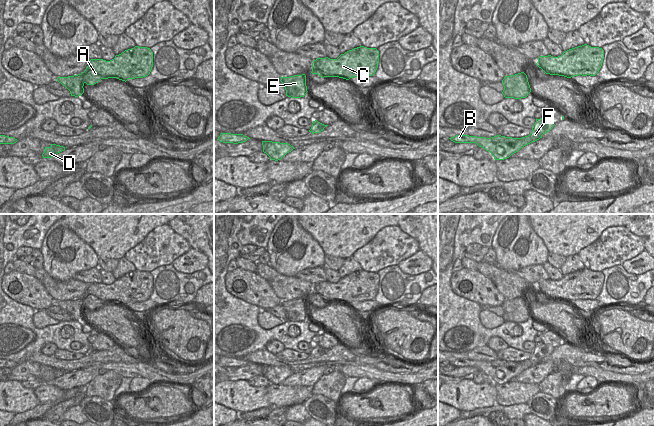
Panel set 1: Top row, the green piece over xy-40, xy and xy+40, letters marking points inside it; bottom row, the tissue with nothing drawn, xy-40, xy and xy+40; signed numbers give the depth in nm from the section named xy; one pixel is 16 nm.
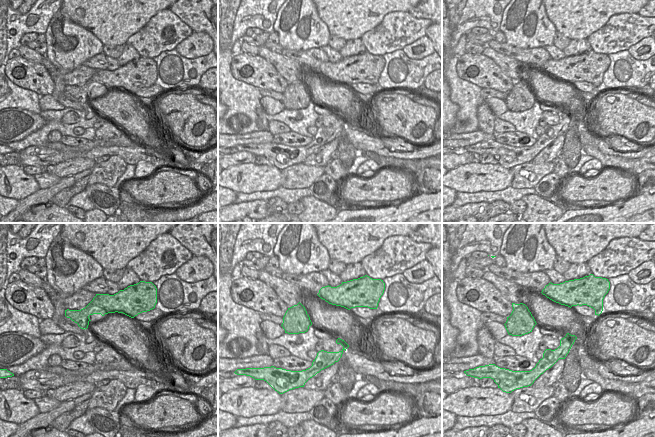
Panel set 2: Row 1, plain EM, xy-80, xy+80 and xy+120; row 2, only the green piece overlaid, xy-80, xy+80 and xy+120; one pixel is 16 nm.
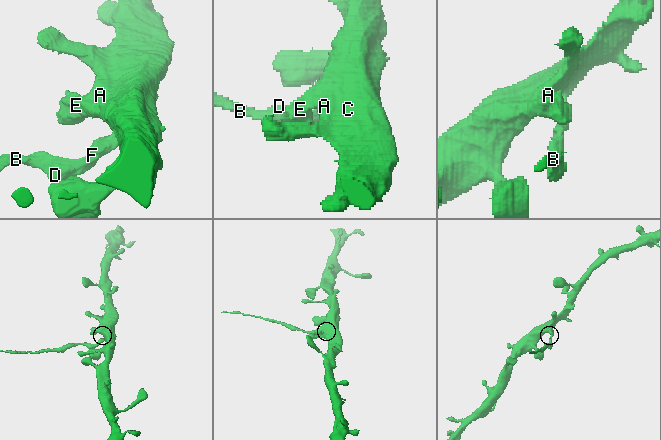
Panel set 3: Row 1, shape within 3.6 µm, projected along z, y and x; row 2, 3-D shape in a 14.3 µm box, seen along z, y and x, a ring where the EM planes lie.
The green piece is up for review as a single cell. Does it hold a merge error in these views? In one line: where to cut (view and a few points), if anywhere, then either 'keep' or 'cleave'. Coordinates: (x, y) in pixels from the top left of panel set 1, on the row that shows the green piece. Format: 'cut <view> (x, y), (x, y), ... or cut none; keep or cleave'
cut xy+40 (593, 68), (585, 67), (581, 74); cleave

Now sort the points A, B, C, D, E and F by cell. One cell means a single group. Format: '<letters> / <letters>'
A C E / B D F

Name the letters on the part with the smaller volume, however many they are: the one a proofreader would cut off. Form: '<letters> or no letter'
B, D, F

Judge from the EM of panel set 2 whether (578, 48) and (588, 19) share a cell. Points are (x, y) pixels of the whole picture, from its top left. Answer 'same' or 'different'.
different

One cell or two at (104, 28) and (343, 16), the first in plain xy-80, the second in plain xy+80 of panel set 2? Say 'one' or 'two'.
one

